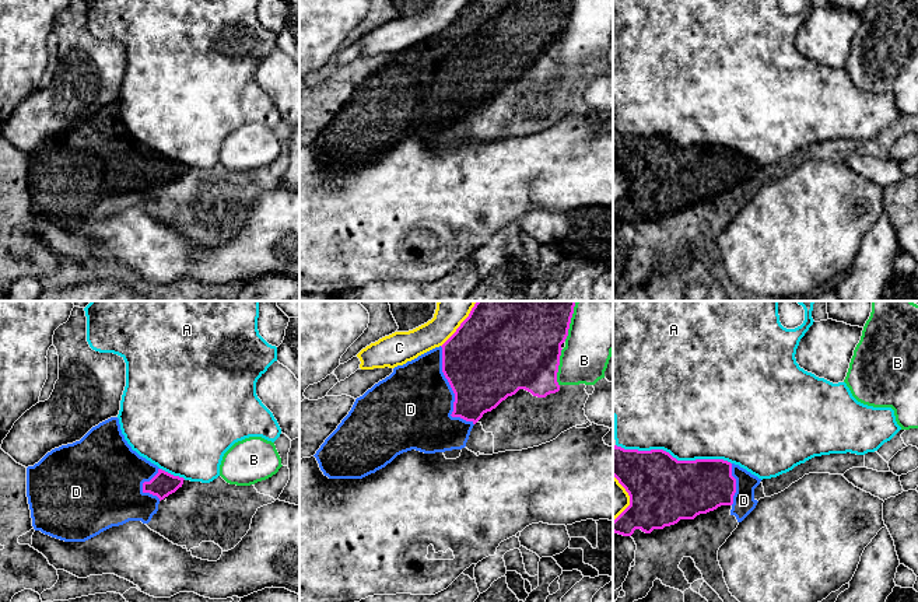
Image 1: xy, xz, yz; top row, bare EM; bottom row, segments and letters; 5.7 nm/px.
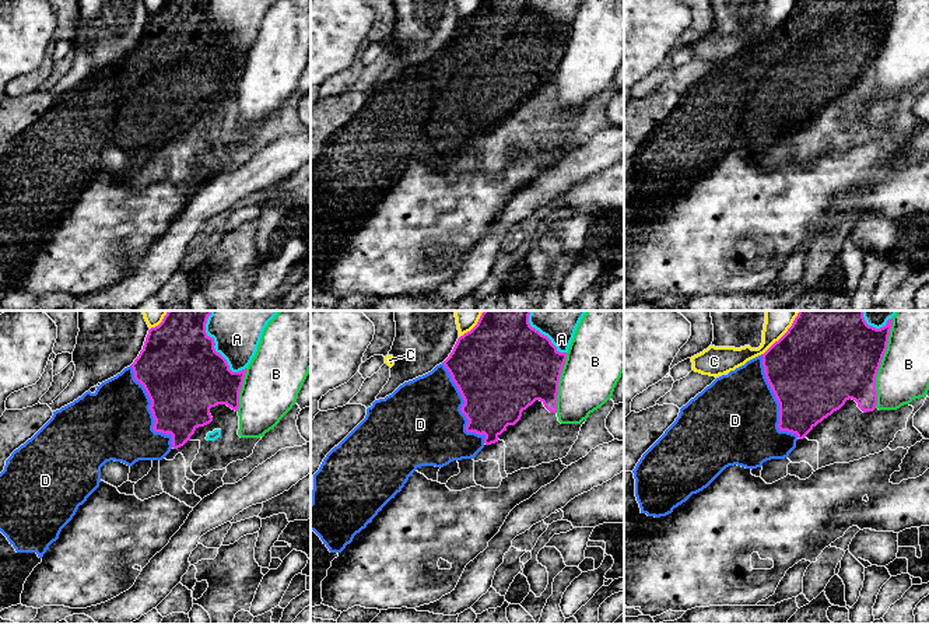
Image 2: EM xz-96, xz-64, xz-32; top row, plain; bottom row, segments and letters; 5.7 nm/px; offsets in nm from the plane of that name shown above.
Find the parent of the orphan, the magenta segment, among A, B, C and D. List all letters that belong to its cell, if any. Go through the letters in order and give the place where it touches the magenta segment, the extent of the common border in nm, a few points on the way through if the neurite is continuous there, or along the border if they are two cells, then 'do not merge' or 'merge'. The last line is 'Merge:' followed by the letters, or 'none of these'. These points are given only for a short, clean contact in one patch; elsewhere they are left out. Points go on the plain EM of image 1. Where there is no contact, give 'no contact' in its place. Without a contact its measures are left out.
A: yz (672, 143) | 650 nm | do not merge
B: xz (557, 53) | 220 nm | do not merge
C: xz (456, 17) | 260 nm | do not merge
D: xz (454, 79) | 500 nm | merge
Merge: D

